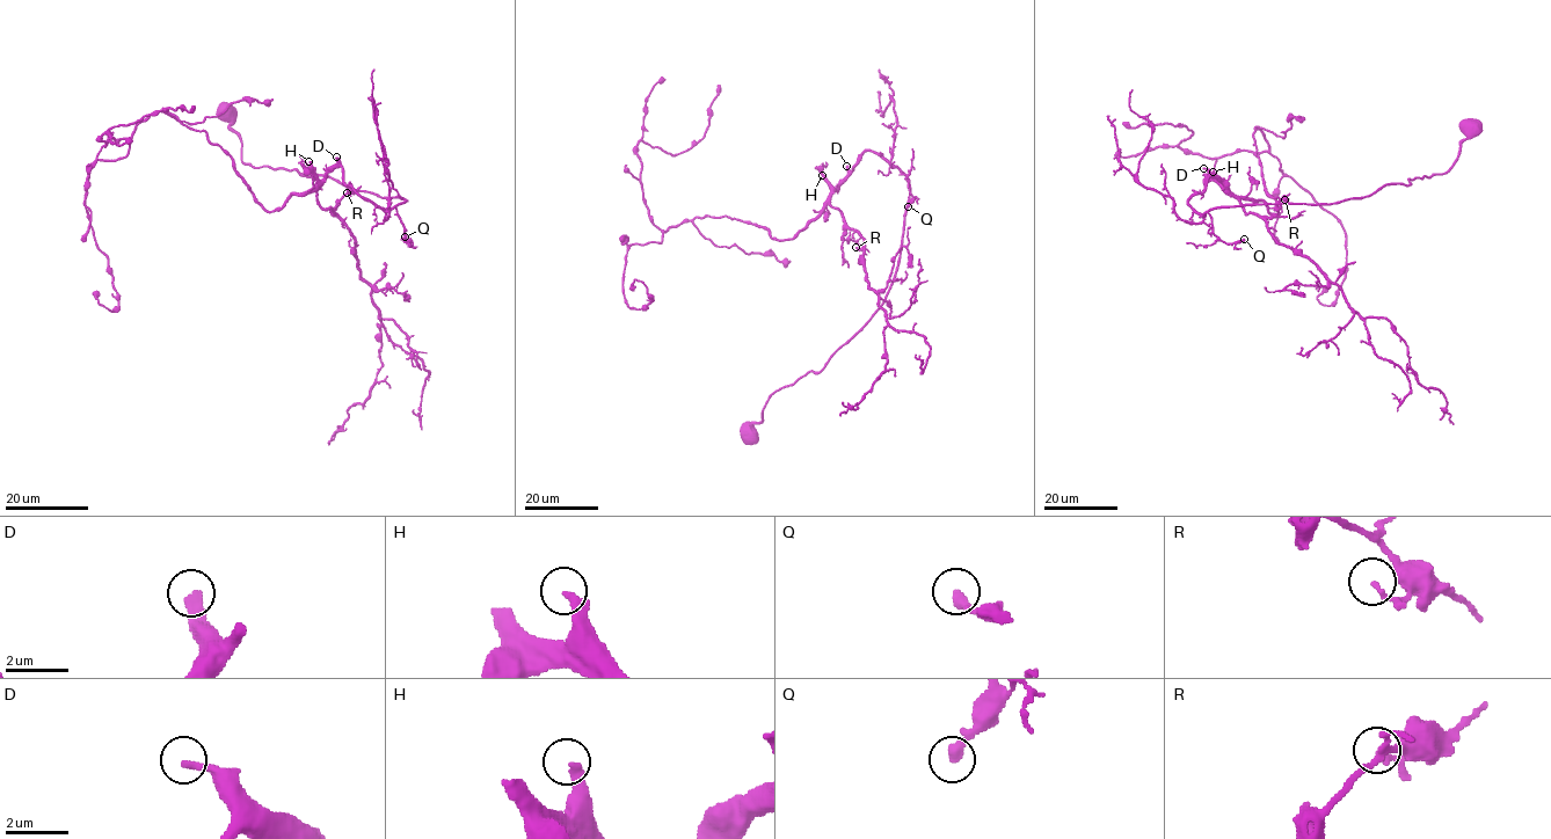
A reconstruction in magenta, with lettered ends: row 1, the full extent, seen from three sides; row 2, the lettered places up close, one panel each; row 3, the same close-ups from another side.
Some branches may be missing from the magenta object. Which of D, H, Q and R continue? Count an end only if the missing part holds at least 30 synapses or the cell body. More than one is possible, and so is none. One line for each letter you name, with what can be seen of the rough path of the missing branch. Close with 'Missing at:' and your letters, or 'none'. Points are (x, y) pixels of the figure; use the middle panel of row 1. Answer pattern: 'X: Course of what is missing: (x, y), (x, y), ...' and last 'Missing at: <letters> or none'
Missing at: H

